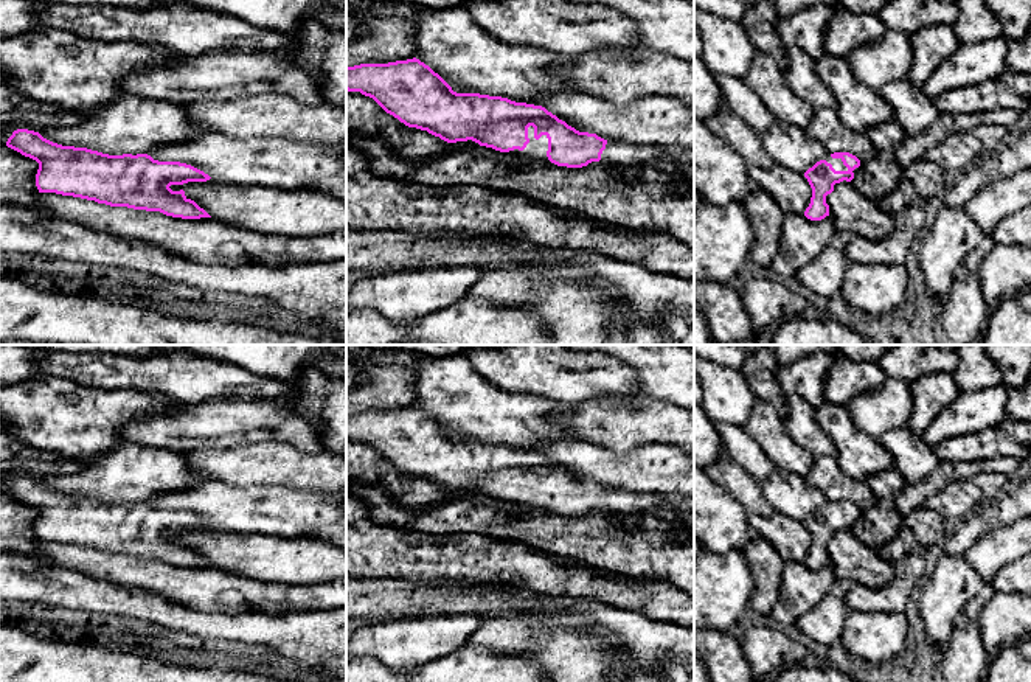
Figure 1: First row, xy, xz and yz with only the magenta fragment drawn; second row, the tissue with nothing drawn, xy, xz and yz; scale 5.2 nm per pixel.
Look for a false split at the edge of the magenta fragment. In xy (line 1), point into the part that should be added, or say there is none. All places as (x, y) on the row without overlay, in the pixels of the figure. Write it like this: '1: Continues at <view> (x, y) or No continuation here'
1: No continuation here

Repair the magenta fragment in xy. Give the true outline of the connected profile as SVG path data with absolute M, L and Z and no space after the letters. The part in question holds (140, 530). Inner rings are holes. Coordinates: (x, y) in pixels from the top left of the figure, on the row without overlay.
M17 477L6 494L39 511L39 541L73 544L110 555L160 559L182 567L211 565L185 539L171 533L207 530L203 519L180 510L158 510L148 502L109 503L62 494L39 480Z

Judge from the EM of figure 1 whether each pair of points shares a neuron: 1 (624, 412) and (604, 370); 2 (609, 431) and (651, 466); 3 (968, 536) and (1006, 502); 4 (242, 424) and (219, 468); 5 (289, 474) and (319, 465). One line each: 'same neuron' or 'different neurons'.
1: different neurons
2: different neurons
3: same neuron
4: different neurons
5: same neuron

